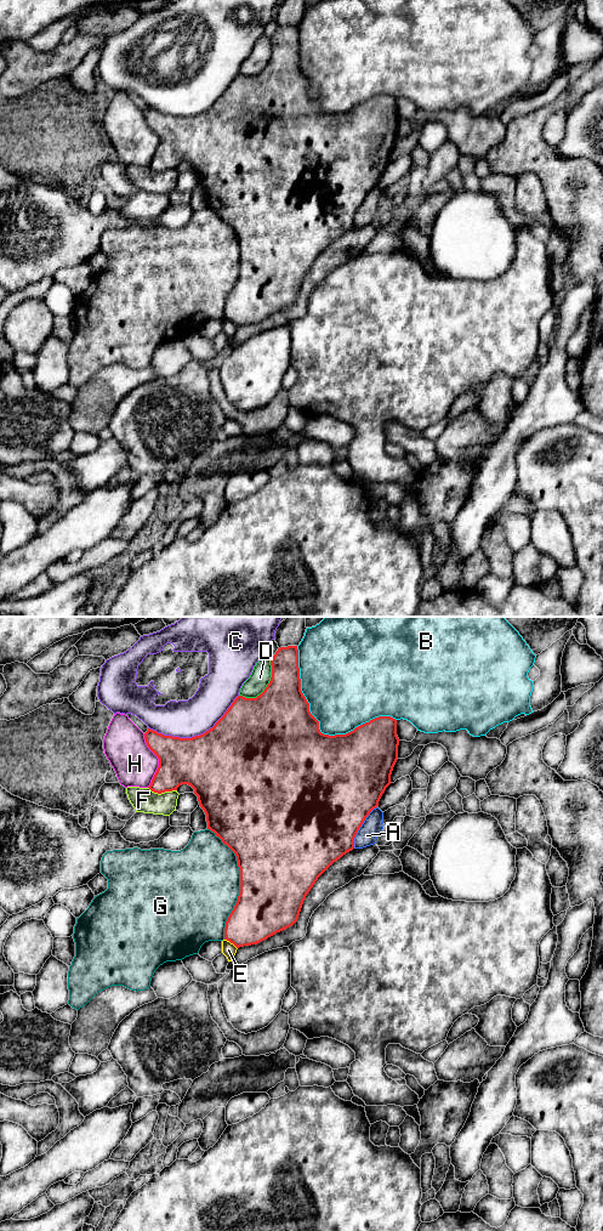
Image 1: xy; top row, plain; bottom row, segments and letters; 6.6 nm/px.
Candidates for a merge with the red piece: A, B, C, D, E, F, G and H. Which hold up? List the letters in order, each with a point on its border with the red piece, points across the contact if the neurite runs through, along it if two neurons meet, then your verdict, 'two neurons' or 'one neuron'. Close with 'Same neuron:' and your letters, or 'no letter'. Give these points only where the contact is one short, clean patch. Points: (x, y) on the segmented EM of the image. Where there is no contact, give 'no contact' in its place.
A: xy (360, 826) | two neurons
B: xy (318, 726) | two neurons
C: xy (195, 736) | two neurons
D: xy (266, 687) | two neurons
E: xy (231, 942) | two neurons
F: xy (163, 792) | two neurons
G: xy (240, 883) | two neurons
H: xy (159, 760) | two neurons
Same neuron: no letter

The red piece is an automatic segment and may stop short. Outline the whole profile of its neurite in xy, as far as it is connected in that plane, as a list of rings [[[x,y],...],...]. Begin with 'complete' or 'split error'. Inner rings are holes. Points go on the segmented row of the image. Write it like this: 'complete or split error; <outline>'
complete; [[[297,646],[278,648],[271,659],[271,665],[272,677],[264,691],[256,698],[238,696],[224,715],[205,733],[192,738],[164,736],[150,728],[144,733],[148,748],[159,759],[159,767],[148,788],[154,793],[161,794],[177,790],[182,784],[190,785],[198,796],[200,807],[206,815],[207,829],[214,832],[237,856],[240,869],[240,894],[224,927],[224,940],[233,943],[237,948],[257,944],[297,921],[303,901],[318,878],[334,862],[354,849],[354,838],[369,813],[379,806],[382,794],[391,784],[391,775],[398,760],[399,738],[397,736],[396,719],[379,716],[346,734],[324,734],[319,730],[319,721],[311,714],[309,703],[301,691]]]

